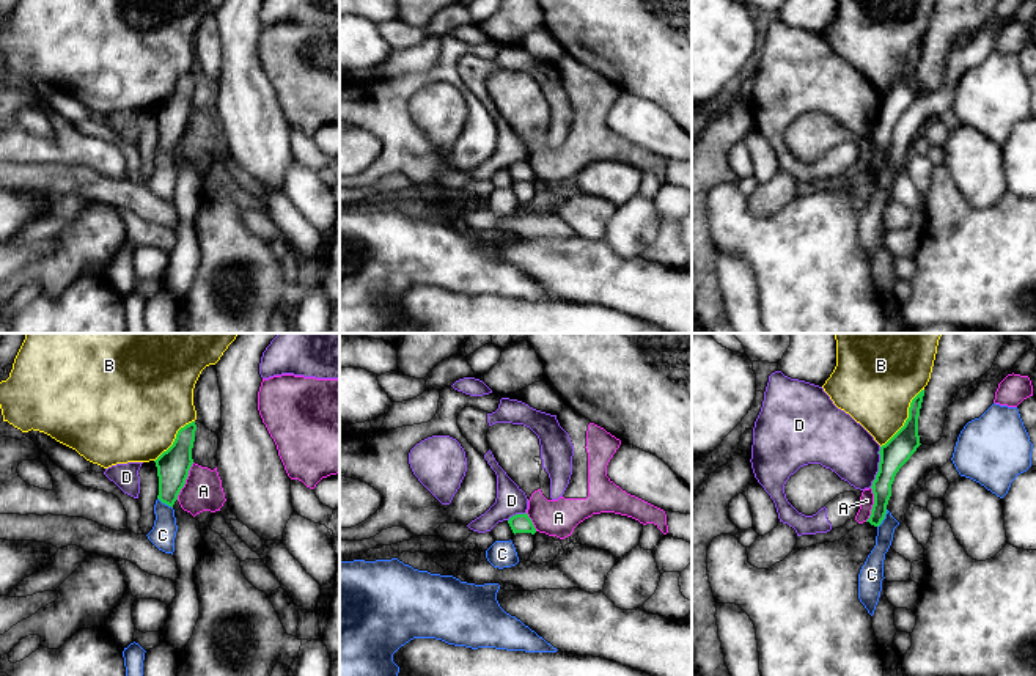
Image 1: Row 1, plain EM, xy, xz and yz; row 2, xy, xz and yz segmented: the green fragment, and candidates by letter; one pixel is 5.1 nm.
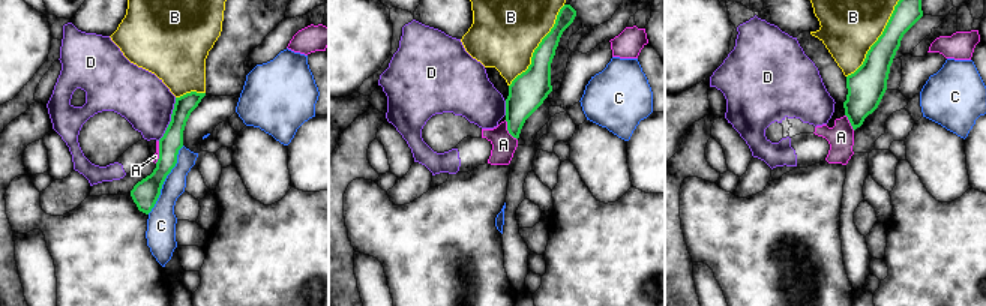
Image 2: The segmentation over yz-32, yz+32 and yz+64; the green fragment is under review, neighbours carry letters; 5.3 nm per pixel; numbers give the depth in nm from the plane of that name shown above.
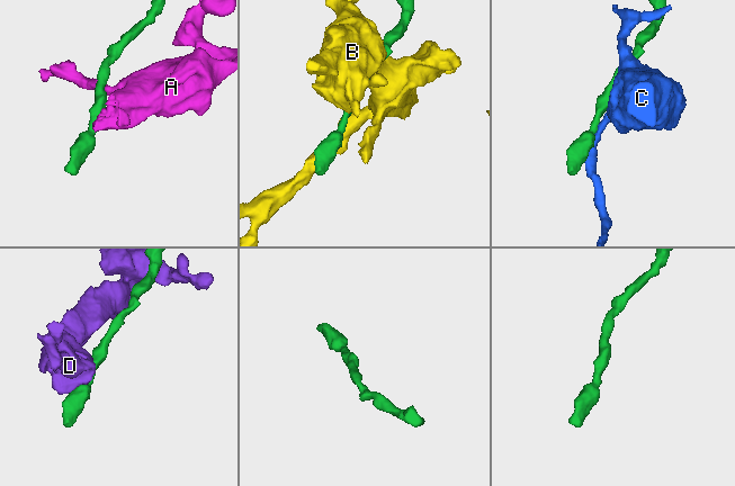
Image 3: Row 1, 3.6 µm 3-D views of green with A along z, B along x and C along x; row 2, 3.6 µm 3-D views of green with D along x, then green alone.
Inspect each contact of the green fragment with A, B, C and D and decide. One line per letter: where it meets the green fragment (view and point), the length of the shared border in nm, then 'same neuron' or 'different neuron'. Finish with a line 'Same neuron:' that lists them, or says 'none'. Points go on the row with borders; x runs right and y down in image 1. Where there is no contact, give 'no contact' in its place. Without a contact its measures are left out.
A: contact xy (184, 481); length 220 nm; different neuron
B: contact yz (907, 418); length 380 nm; different neuron
C: contact yz (882, 519); length 110 nm; different neuron
D: contact yz (879, 467); length 220 nm; different neuron
Same neuron: none

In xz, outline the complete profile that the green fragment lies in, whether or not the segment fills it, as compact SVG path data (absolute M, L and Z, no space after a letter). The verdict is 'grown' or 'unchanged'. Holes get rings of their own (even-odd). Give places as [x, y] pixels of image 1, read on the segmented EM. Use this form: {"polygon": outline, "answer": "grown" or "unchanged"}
{"polygon": "M527 513L509 517L508 524L514 535L516 533L531 533L531 535L536 533L536 528Z", "answer": "unchanged"}

